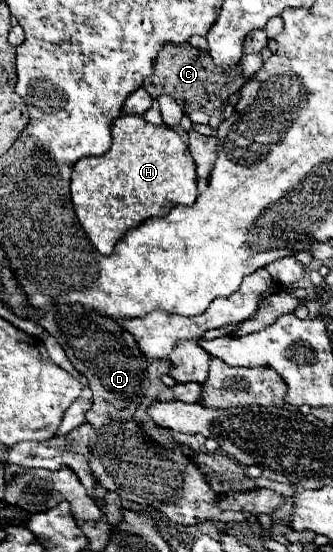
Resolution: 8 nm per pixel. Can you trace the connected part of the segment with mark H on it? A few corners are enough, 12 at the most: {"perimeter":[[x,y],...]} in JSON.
{"perimeter":[[141,115],[71,175],[75,215],[103,255],[197,199],[183,137]]}

